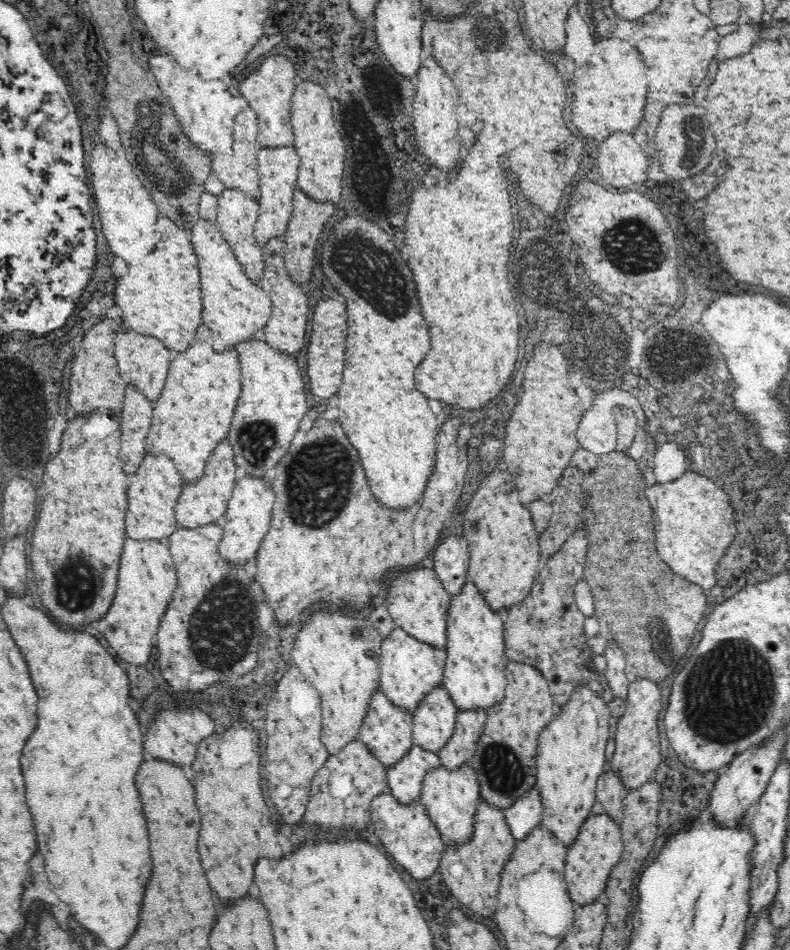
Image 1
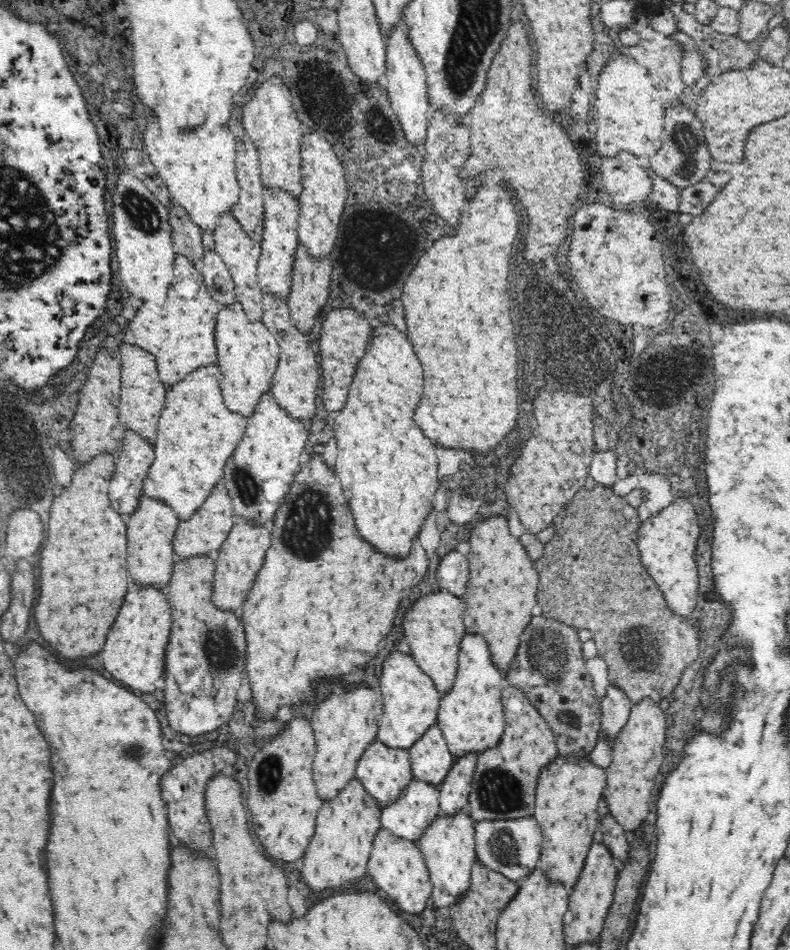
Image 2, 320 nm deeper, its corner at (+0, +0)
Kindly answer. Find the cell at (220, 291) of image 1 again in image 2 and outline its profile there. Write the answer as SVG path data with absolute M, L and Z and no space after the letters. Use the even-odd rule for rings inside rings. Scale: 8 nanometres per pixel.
M232 301L221 306L216 315L216 348L218 348L218 364L222 373L219 386L226 406L234 406L234 410L242 410L242 414L254 412L259 396L270 391L271 378L279 357L279 342L276 334L266 323L258 319L256 322L248 318L240 301Z

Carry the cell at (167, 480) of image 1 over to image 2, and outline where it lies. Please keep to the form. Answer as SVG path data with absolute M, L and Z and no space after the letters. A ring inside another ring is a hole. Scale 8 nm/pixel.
M140 496L136 512L132 512L126 520L128 524L128 570L138 582L162 582L167 585L171 577L174 560L173 536L179 523L176 511L170 508L164 500L154 496Z

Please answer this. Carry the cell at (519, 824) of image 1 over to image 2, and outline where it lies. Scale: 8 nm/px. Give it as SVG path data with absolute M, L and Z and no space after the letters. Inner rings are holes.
M533 815L499 821L476 821L474 829L476 829L476 856L490 869L502 871L506 877L519 882L537 866L543 834Z

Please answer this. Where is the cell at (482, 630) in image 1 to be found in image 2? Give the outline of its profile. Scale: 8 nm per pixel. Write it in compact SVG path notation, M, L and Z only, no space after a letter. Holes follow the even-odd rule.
M466 630L459 642L457 673L453 685L441 696L436 722L454 758L468 751L479 753L498 742L505 729L500 695L504 686L504 673L492 661L484 634Z

